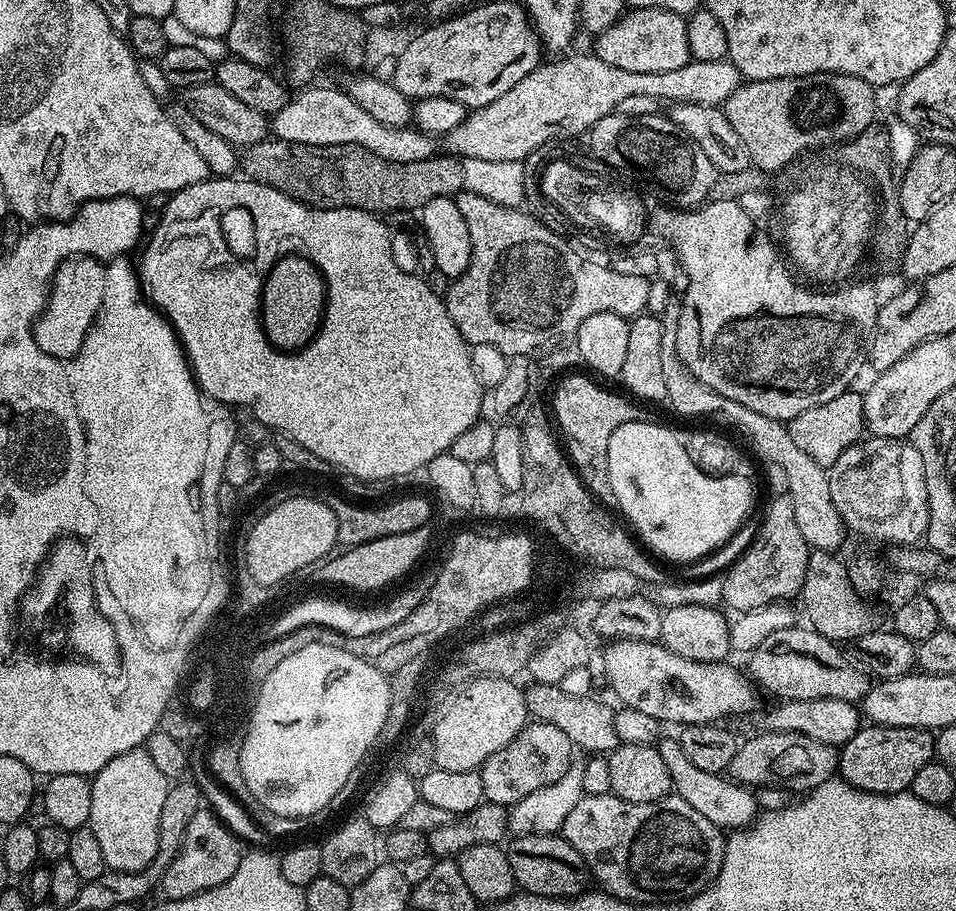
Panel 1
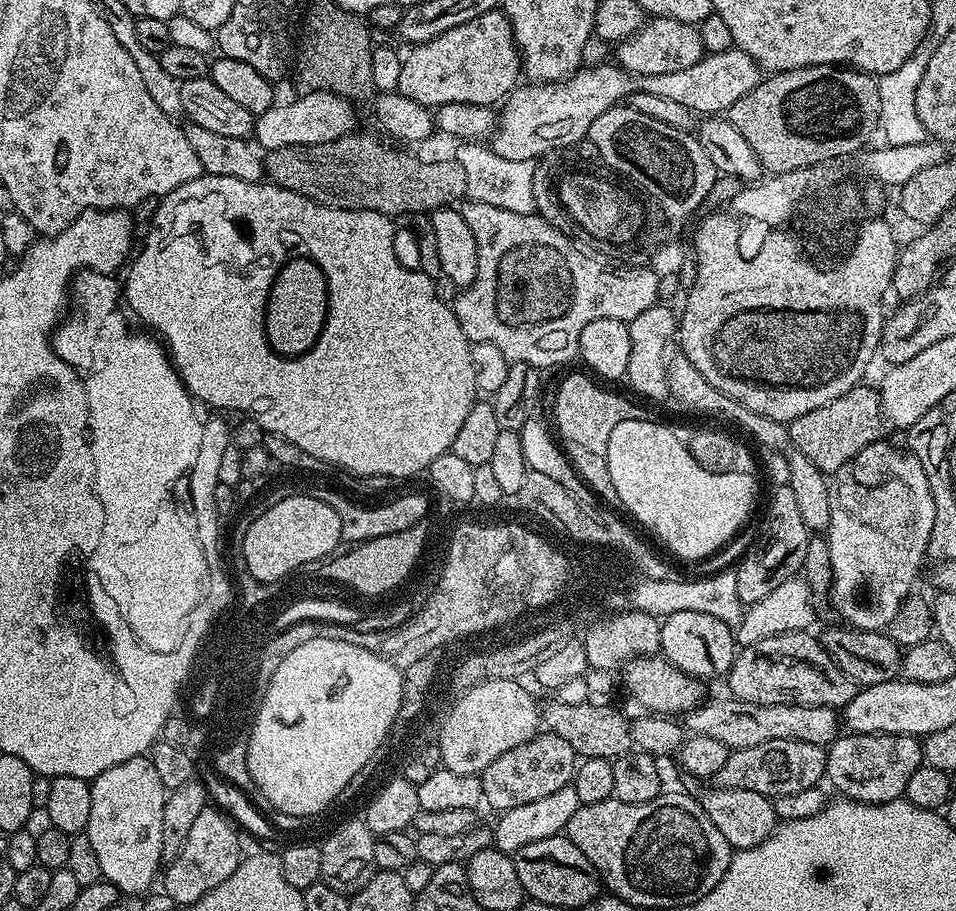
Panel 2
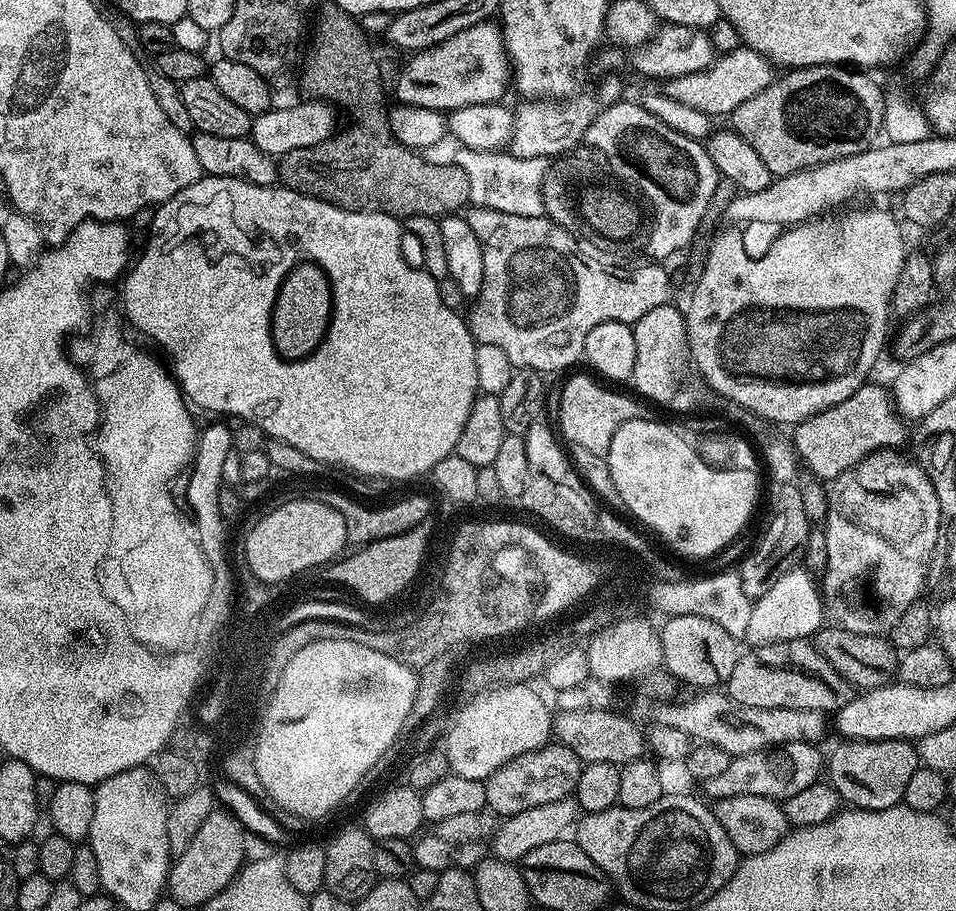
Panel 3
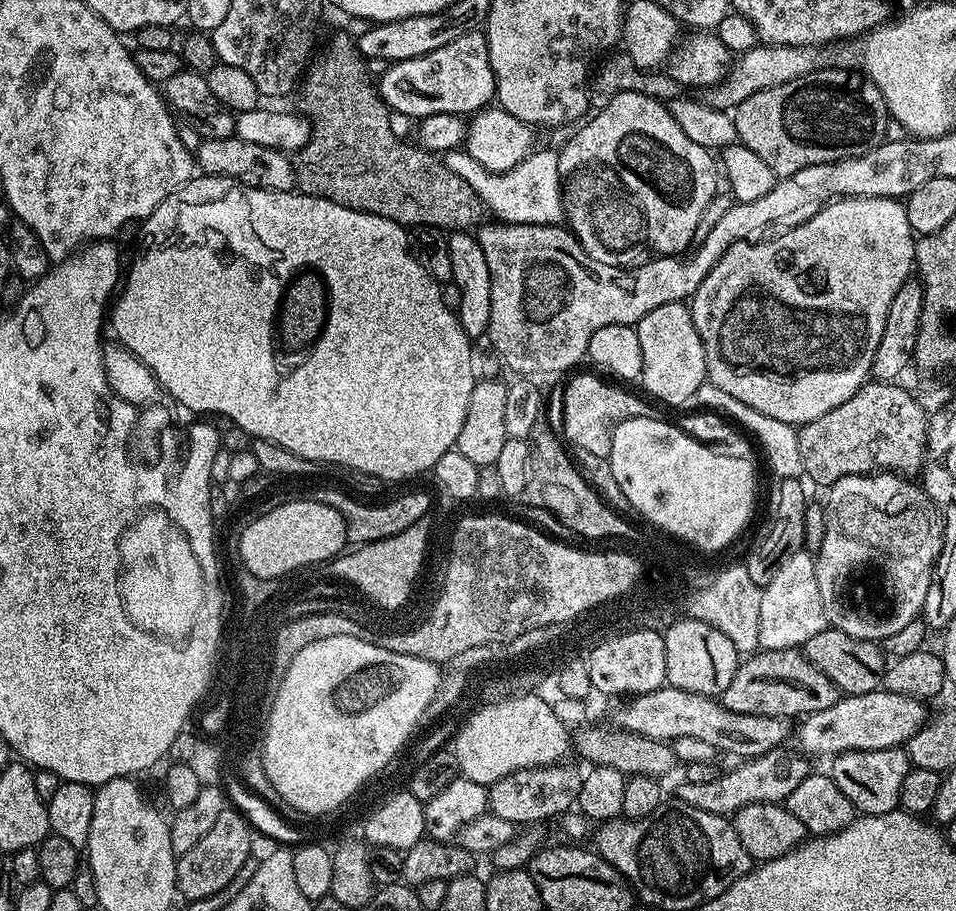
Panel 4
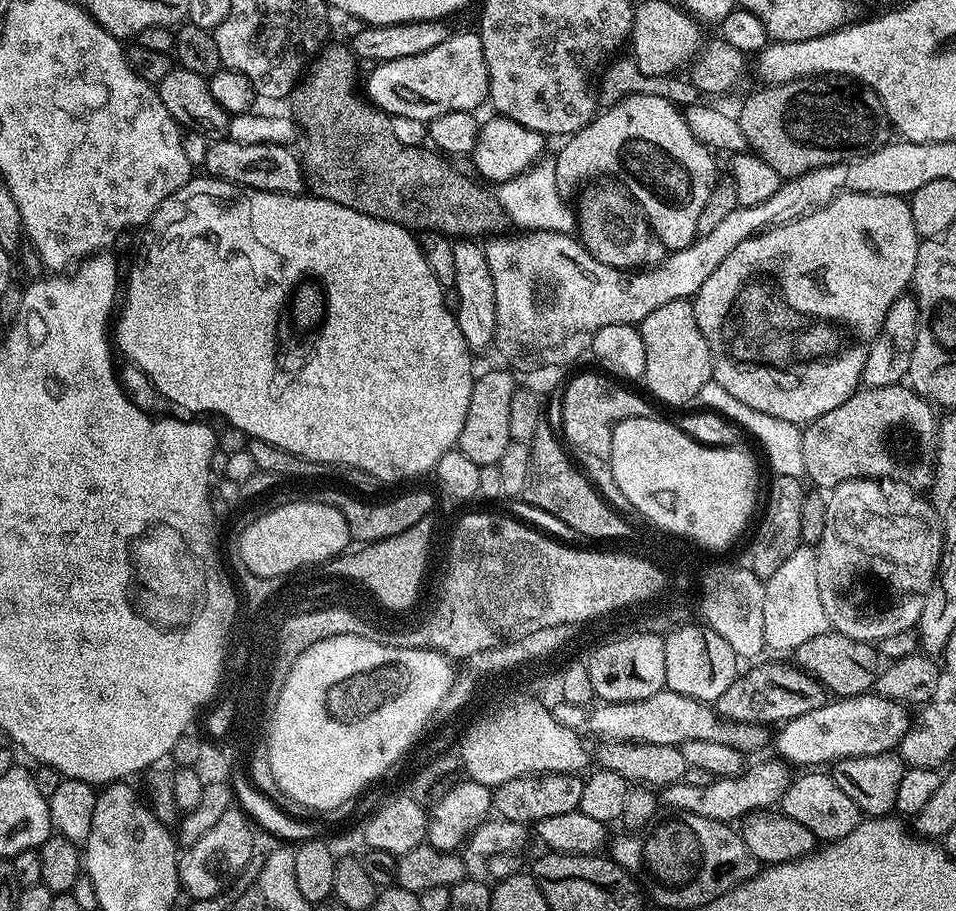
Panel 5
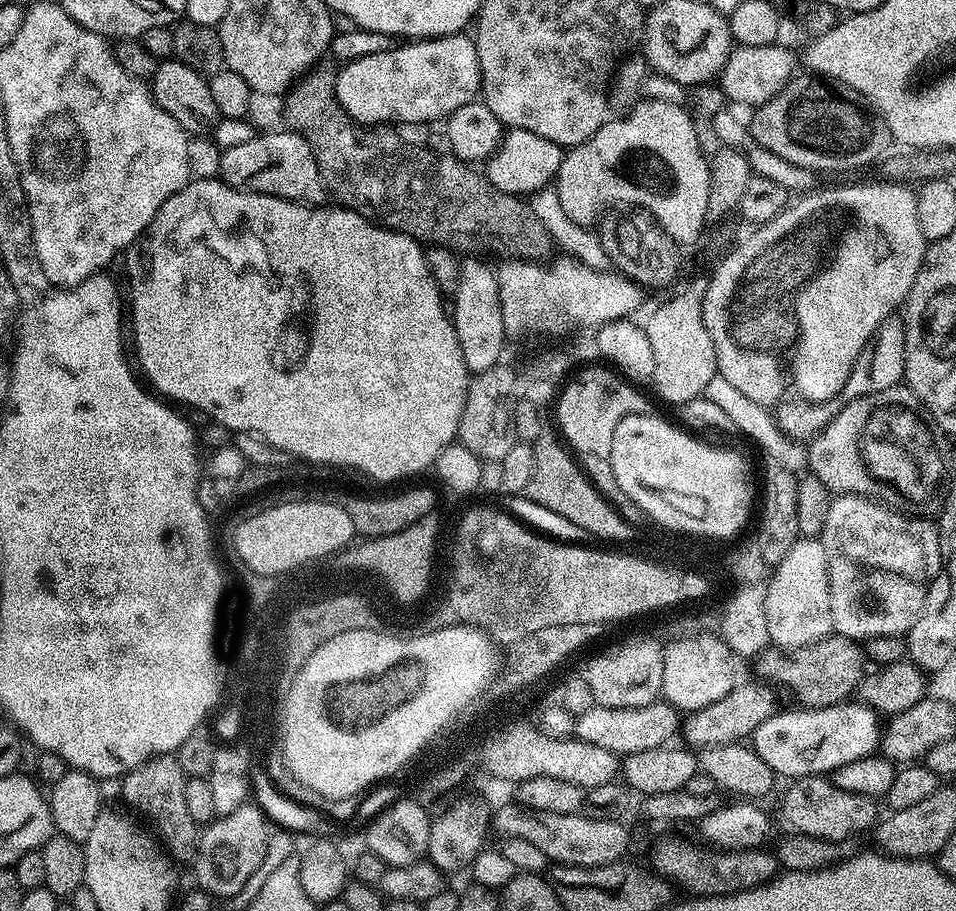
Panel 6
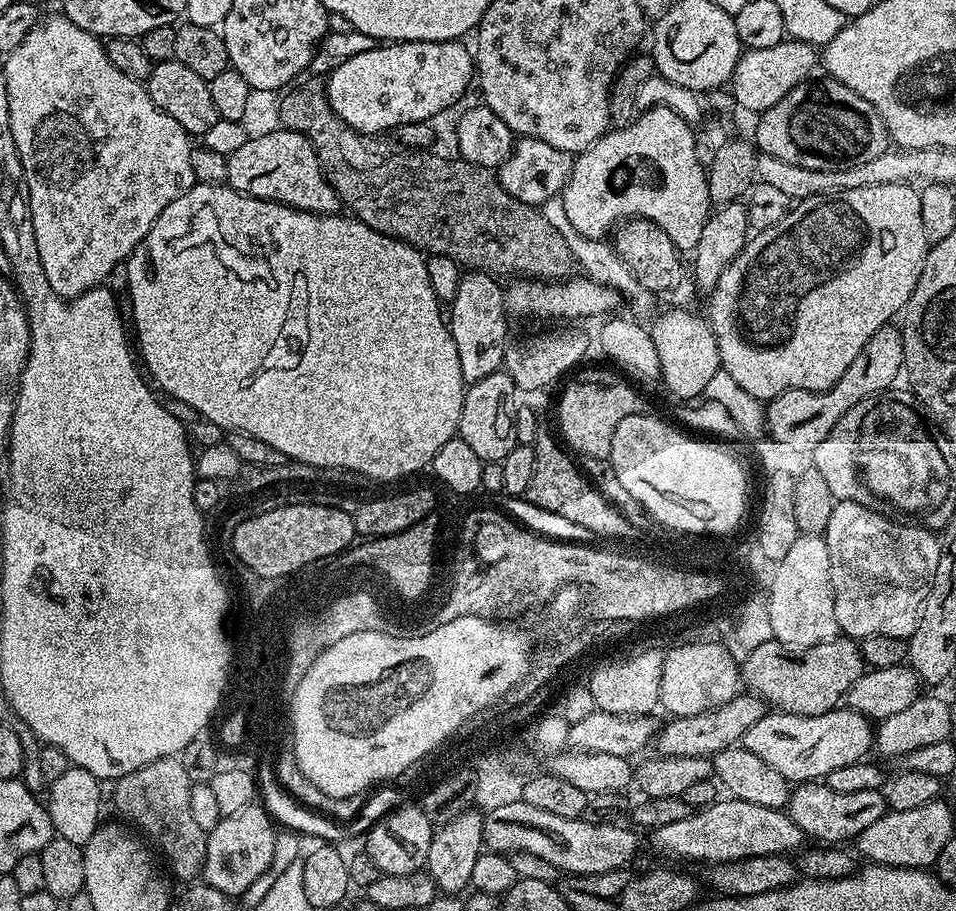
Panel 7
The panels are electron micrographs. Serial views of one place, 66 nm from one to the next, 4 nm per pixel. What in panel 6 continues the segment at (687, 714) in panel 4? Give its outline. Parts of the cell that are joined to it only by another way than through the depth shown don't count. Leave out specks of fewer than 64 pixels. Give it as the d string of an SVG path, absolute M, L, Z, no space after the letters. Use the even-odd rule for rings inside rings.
M657 702L637 708L602 708L594 707L577 715L575 739L590 742L590 746L602 746L610 750L617 758L638 754L642 750L654 750L665 747L672 735L682 728L682 716L677 709L667 702Z

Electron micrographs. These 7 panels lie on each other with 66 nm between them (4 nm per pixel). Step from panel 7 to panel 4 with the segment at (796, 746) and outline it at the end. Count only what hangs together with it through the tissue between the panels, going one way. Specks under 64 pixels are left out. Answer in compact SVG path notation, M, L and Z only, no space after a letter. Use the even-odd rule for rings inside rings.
M887 690L844 696L838 702L834 702L834 706L812 712L799 721L798 748L809 757L825 756L825 758L837 752L850 750L898 748L907 745L908 739L926 723L924 708L925 705L919 700Z

